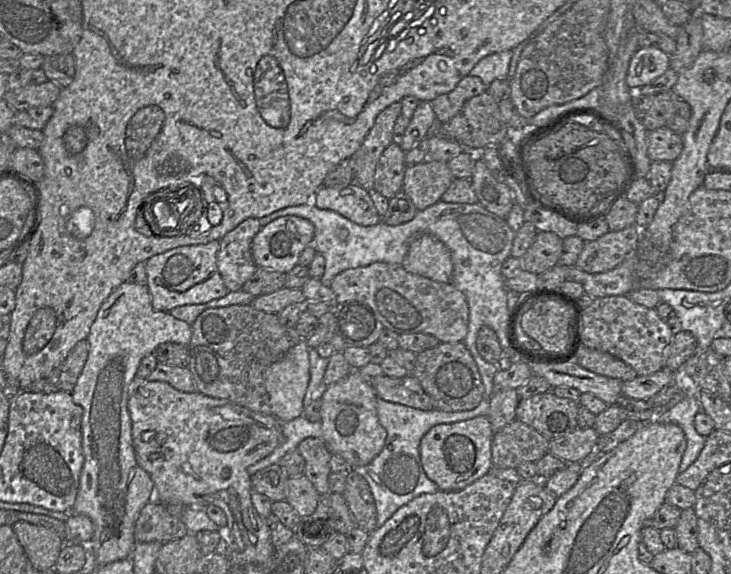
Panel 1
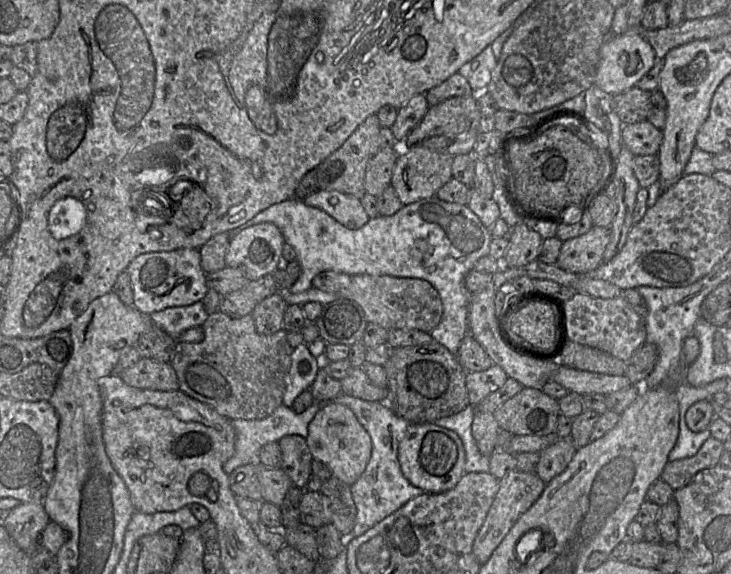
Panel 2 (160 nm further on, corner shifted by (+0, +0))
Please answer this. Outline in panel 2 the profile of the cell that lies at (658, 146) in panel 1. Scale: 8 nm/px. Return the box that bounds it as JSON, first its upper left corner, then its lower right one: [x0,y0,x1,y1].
[621,120,662,155]

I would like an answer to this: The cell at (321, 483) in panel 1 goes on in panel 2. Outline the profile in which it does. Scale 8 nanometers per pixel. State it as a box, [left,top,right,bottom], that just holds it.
[277,435,313,489]

